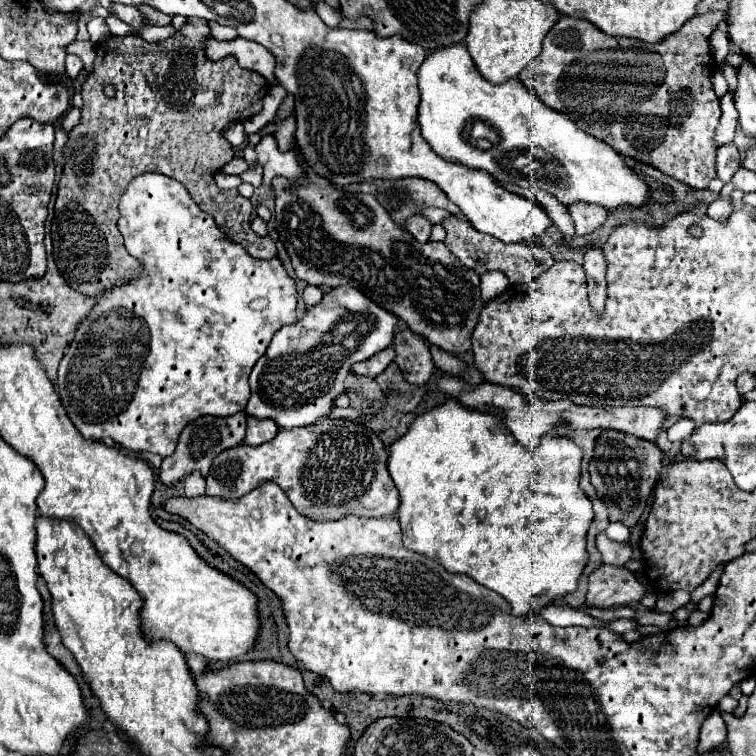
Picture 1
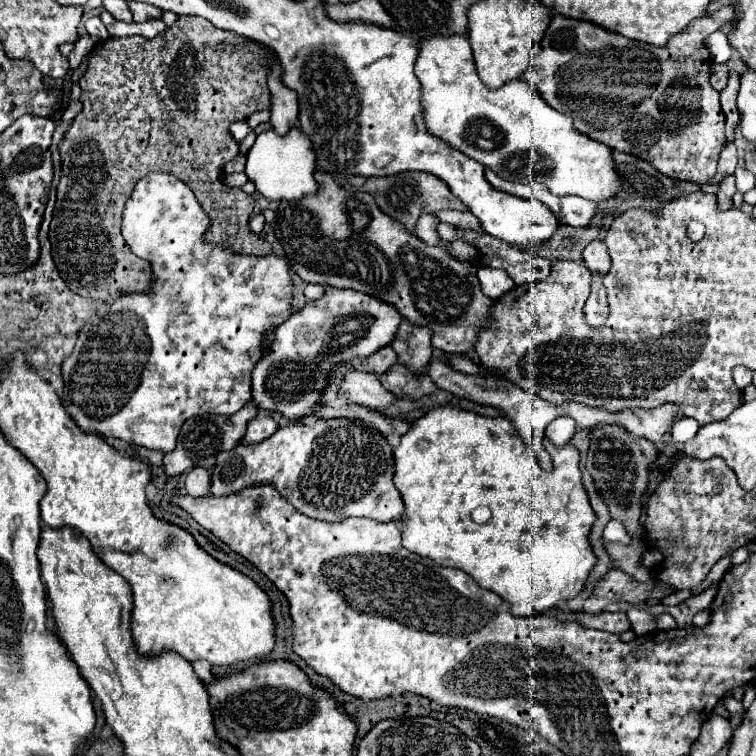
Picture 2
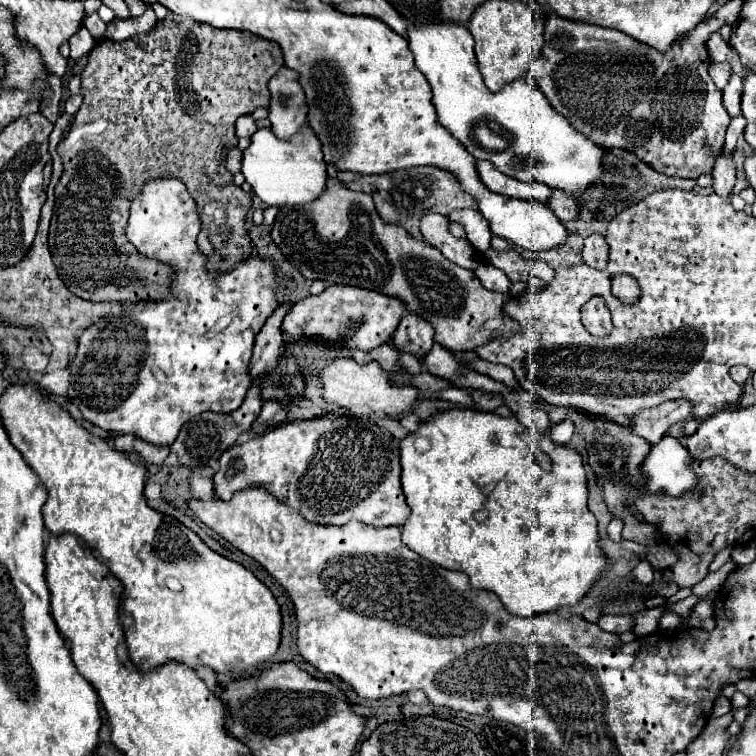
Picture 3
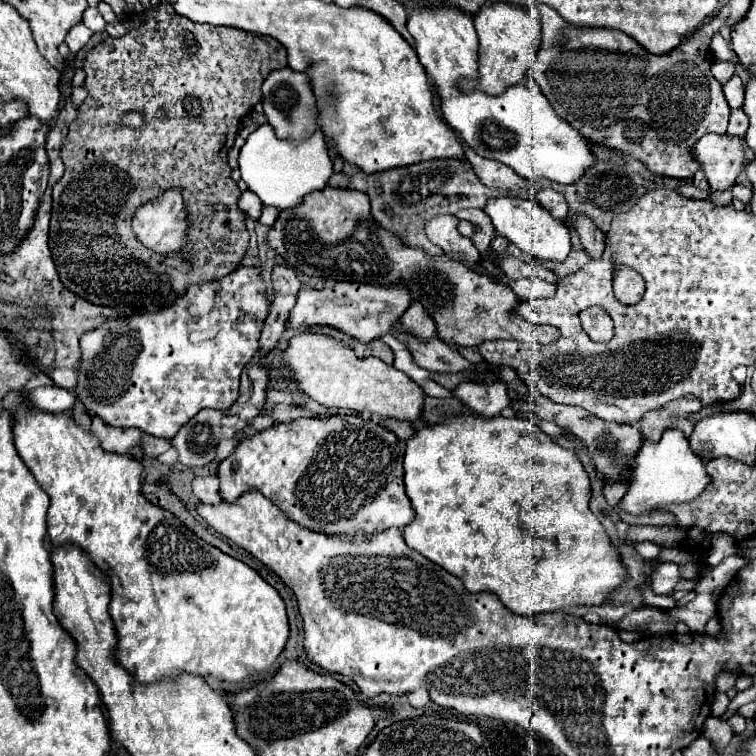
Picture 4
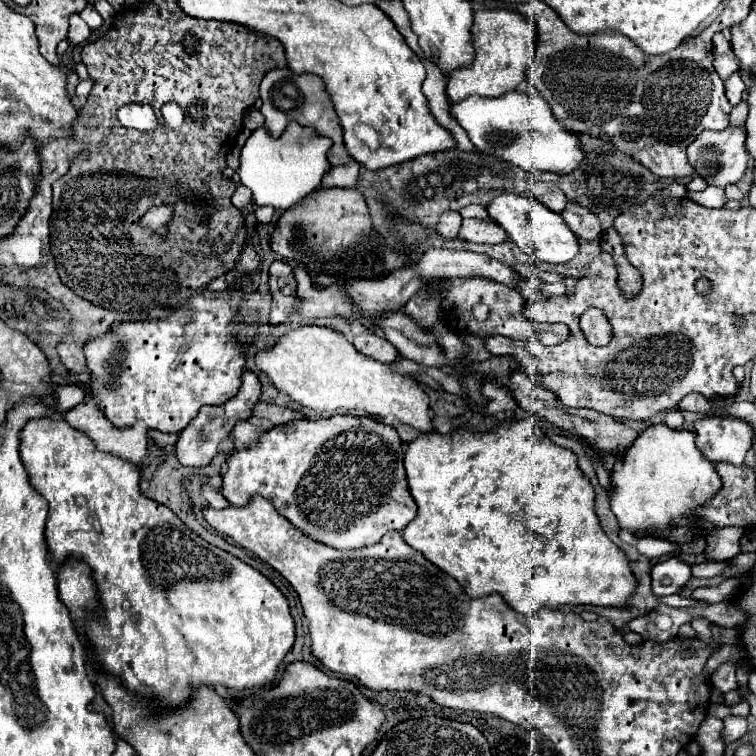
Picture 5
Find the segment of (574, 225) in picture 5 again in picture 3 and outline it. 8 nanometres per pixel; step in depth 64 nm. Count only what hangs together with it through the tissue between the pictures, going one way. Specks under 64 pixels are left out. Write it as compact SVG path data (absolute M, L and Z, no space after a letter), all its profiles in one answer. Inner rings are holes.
M588 236L584 240L584 248L582 248L582 258L588 266L604 270L608 264L608 244L602 236Z

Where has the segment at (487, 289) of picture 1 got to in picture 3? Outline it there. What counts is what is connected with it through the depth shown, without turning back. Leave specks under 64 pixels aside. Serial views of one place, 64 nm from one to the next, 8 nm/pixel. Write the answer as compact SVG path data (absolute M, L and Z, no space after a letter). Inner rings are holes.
M480 262L478 268L474 270L474 274L480 276L482 284L484 284L488 290L494 290L494 292L510 292L510 286L512 286L510 278L508 278L502 270L494 268L494 266L488 264L488 262Z

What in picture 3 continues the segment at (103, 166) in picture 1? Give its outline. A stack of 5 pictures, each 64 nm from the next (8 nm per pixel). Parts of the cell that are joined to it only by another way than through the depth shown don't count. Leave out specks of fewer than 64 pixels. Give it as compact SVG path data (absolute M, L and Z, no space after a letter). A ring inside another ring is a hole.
M158 22L158 26L148 34L138 34L138 36L132 36L132 38L122 40L122 42L102 40L98 46L92 48L92 52L88 54L88 64L80 76L84 102L82 102L80 110L74 114L70 132L58 144L58 154L64 162L64 174L62 174L60 182L56 184L56 204L54 204L54 216L52 216L50 234L48 234L52 260L58 268L60 278L64 280L64 284L70 292L74 292L76 296L90 300L90 302L128 302L128 304L142 304L142 302L148 304L152 300L162 300L166 296L166 284L170 282L170 274L172 274L170 268L166 268L166 264L160 264L156 260L148 260L146 256L140 256L140 252L136 252L136 248L132 248L132 244L128 244L128 240L124 236L124 224L128 222L128 208L130 208L130 202L134 200L134 194L140 192L140 188L146 184L146 180L160 178L160 176L178 178L188 186L188 192L192 192L192 198L196 200L198 212L202 216L202 230L198 236L198 248L206 254L210 270L228 272L240 260L246 260L252 254L252 242L250 242L250 236L246 230L246 214L252 208L252 196L248 192L244 192L242 188L232 184L232 174L226 170L224 164L226 164L228 152L232 148L236 148L236 144L238 144L238 138L234 134L234 122L244 114L252 114L260 106L268 108L268 104L270 104L268 80L282 66L284 66L284 56L282 56L282 50L274 42L264 40L264 38L254 38L248 32L218 30L218 28L212 28L208 24L184 30L184 28L172 26L168 22Z

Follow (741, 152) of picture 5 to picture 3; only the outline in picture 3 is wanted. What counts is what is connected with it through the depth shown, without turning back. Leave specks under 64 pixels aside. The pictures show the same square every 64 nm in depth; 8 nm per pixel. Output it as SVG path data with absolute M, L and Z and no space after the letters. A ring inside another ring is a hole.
M720 154L716 158L712 178L714 178L714 192L718 196L722 196L722 198L728 198L730 192L732 192L732 188L734 188L734 182L736 182L736 164L734 164L734 158L728 158L728 156Z

